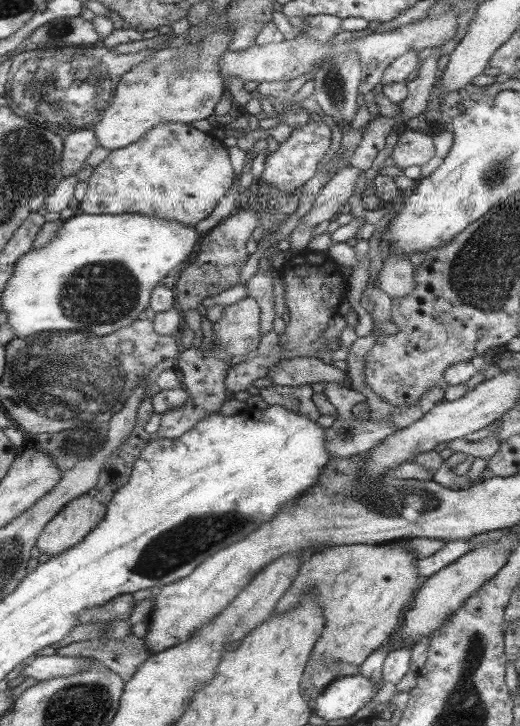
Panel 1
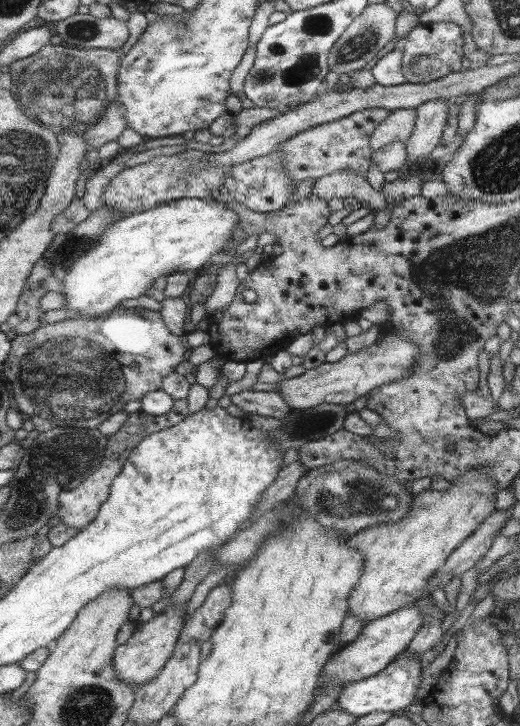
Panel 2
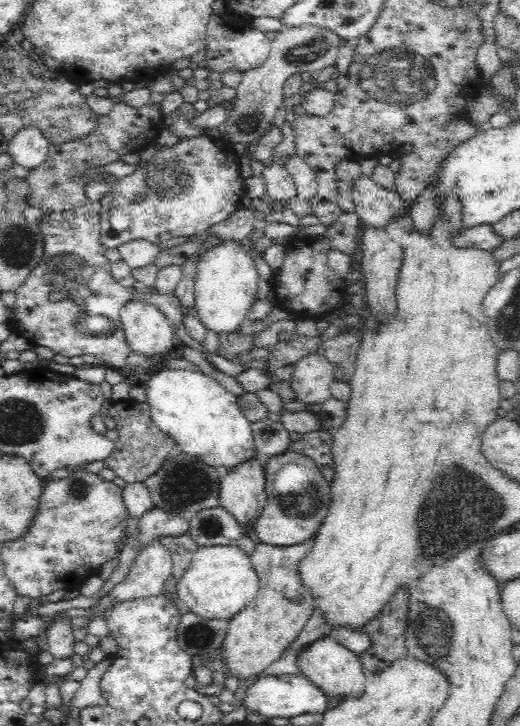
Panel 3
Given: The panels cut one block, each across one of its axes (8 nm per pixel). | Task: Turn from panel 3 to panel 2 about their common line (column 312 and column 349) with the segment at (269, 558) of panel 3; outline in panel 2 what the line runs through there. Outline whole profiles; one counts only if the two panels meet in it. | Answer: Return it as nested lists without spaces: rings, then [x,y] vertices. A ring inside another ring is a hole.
[[[473,470],[459,476],[451,482],[447,490],[427,490],[413,496],[407,514],[397,520],[381,526],[359,530],[349,538],[348,545],[355,547],[364,558],[364,570],[355,589],[347,597],[347,616],[356,616],[359,620],[370,620],[393,613],[399,608],[409,607],[421,598],[430,597],[427,593],[427,581],[443,561],[462,544],[483,521],[495,512],[495,486],[487,474],[477,474]]]

